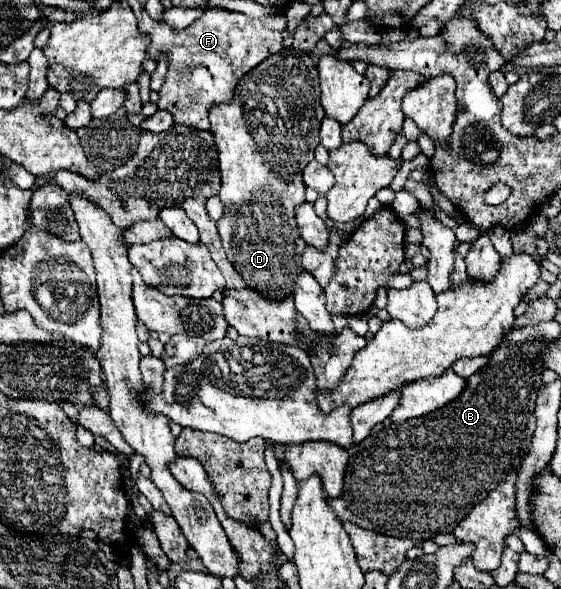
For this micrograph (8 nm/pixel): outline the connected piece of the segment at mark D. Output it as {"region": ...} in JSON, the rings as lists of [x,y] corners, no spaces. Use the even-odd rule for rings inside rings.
{"region":[[[282,49],[264,59],[240,79],[234,97],[228,103],[210,107],[210,133],[214,135],[222,181],[218,195],[224,203],[224,217],[216,227],[228,261],[252,289],[270,299],[290,297],[294,279],[302,271],[300,259],[306,243],[298,233],[294,207],[306,201],[302,169],[314,159],[314,149],[320,143],[318,129],[322,117],[324,109],[320,105],[318,71],[308,53],[296,49]]]}

